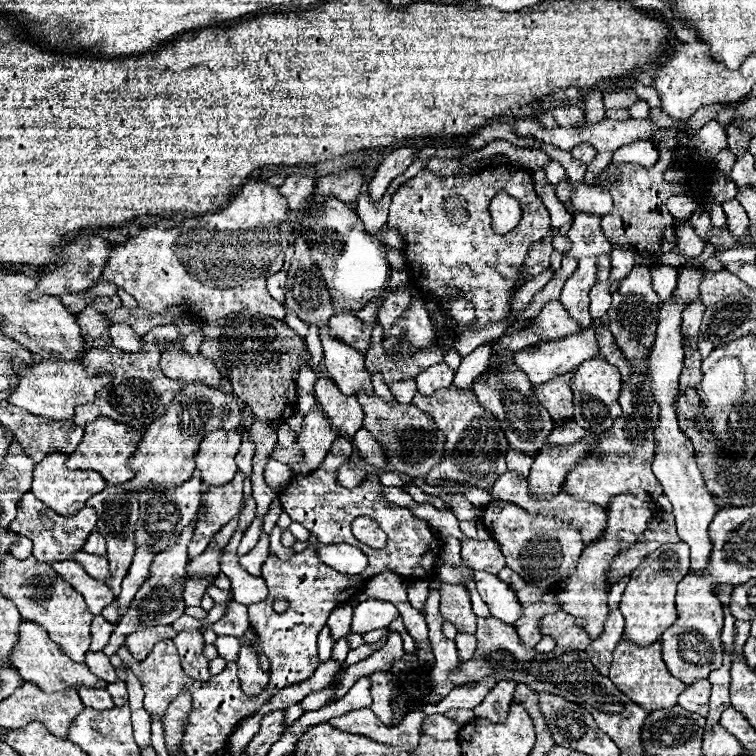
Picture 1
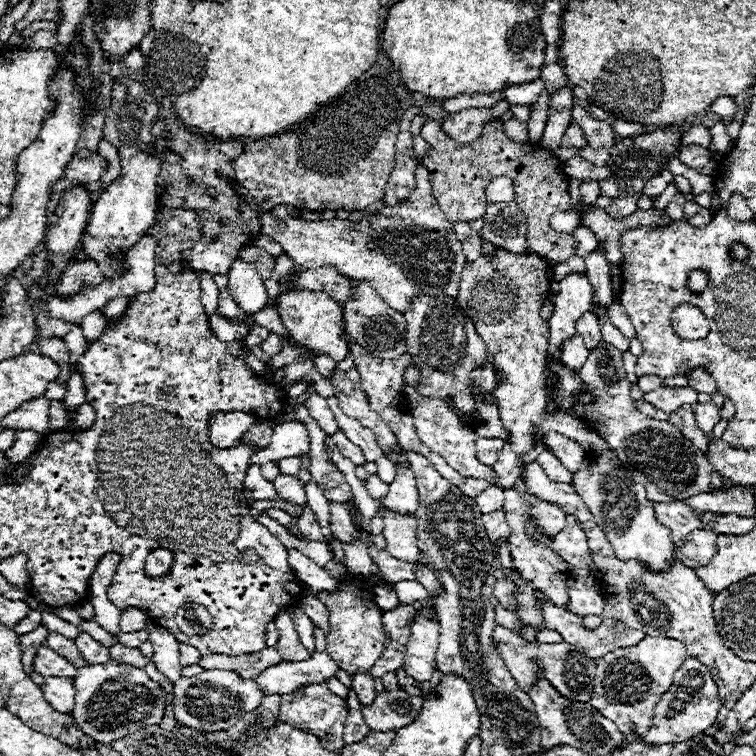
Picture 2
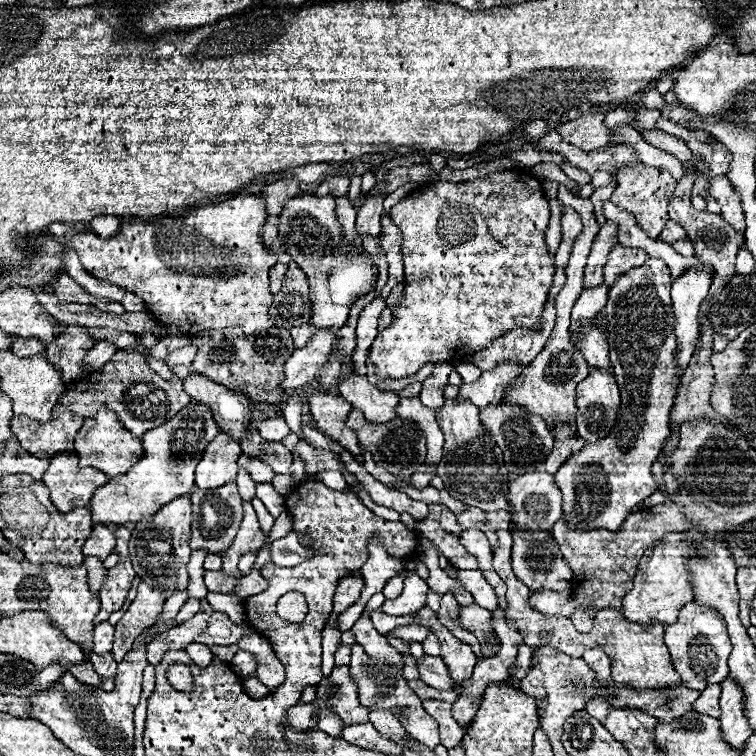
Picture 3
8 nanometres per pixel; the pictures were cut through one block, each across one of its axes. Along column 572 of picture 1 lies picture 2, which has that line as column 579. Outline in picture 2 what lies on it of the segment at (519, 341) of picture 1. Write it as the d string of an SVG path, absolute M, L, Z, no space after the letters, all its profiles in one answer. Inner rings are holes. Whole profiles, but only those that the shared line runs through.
M586 312L586 314L576 322L576 332L584 338L584 344L586 344L588 350L594 350L594 348L602 342L600 324L598 324L598 318L596 318L592 312Z

